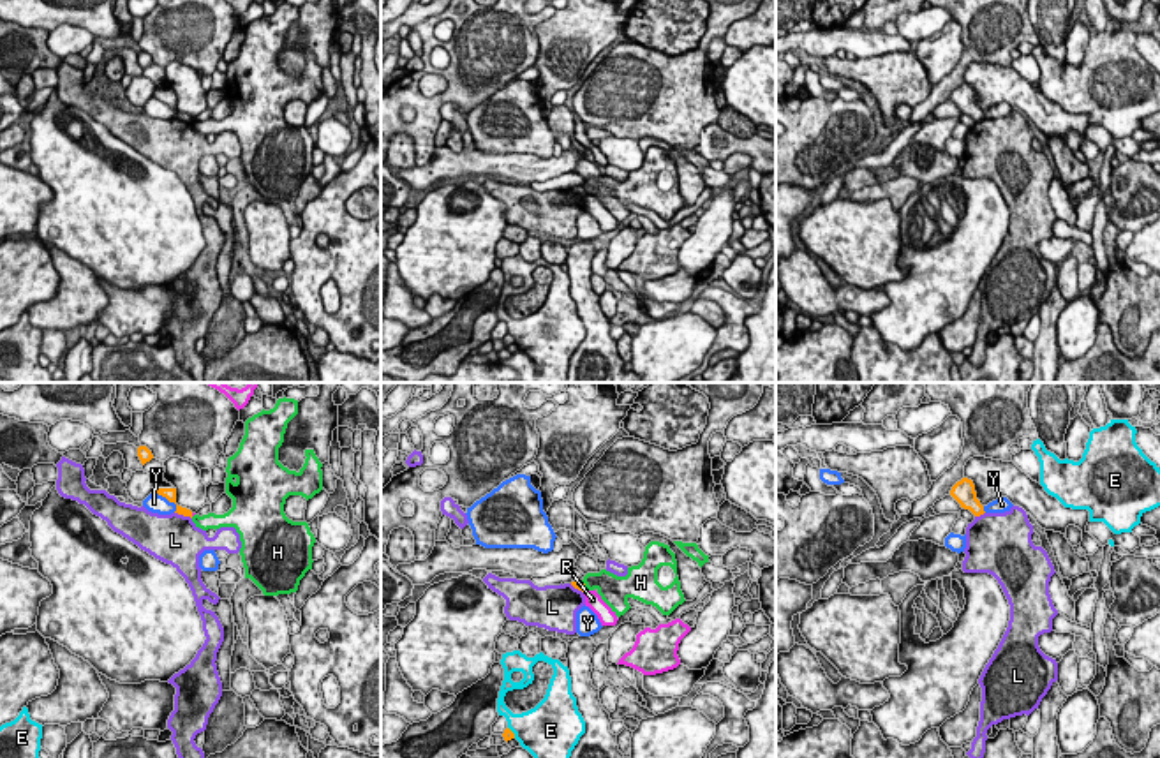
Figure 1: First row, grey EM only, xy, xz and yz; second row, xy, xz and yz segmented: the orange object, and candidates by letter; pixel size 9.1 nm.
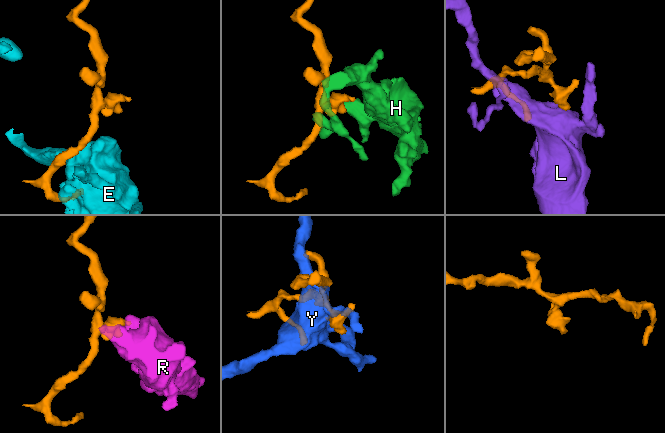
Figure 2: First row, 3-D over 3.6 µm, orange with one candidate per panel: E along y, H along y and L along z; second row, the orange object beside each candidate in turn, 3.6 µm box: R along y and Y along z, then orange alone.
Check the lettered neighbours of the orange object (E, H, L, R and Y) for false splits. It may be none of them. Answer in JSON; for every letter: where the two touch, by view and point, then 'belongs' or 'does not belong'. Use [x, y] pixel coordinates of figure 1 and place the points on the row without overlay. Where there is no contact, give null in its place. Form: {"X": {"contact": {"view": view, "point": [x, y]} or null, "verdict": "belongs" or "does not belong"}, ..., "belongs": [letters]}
{"E": {"contact": {"view": "xz", "point": [512, 337]}, "verdict": "does not belong"}, "H": {"contact": {"view": "xz", "point": [584, 189]}, "verdict": "does not belong"}, "L": {"contact": {"view": "xy", "point": [184, 120]}, "verdict": "does not belong"}, "R": {"contact": null, "verdict": "does not belong"}, "Y": {"contact": {"view": "xy", "point": [168, 104]}, "verdict": "does not belong"}, "belongs": []}

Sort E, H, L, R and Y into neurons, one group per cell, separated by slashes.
E / H / L / R / Y

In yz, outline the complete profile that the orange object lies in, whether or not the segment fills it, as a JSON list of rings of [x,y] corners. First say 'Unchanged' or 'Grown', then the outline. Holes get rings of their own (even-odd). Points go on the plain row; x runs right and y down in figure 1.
Unchanged. [[[963,83],[961,86],[957,86],[952,92],[950,100],[961,109],[961,113],[970,115],[975,122],[985,118],[984,111],[977,104],[975,90],[971,85]]]

